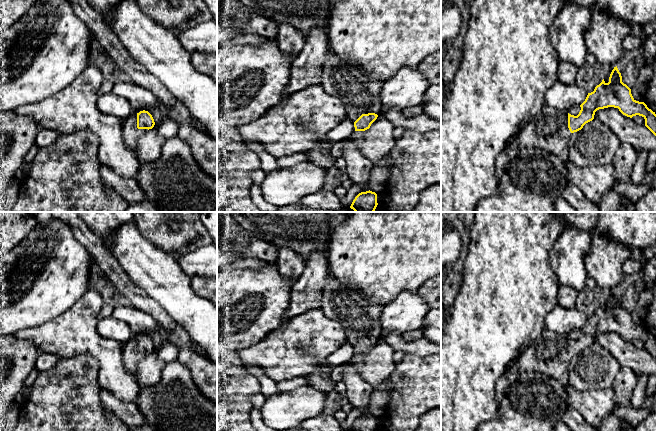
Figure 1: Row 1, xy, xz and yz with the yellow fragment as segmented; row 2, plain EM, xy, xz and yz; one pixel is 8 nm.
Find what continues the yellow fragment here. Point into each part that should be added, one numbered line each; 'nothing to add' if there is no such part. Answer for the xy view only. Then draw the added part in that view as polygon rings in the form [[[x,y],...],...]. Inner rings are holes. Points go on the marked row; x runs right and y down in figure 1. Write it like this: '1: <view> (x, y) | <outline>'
1: xy (130, 132) | [[[131,113],[122,123],[122,135],[125,145],[132,151],[136,151],[139,137],[148,129],[137,128],[137,114]]]

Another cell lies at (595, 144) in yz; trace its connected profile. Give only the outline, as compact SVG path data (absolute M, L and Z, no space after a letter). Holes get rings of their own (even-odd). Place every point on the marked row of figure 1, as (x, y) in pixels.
M593 119L571 134L566 158L578 167L605 165L613 162L620 143L608 126Z

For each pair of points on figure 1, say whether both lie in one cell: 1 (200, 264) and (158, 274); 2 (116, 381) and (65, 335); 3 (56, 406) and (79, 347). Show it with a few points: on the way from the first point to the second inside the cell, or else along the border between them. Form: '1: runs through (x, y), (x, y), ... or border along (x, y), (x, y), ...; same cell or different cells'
1: border along (175, 259), (191, 278); different cells
2: runs through (110, 366), (86, 340), (80, 337); same cell
3: border along (60, 359), (77, 355), (91, 355), (98, 364); different cells

